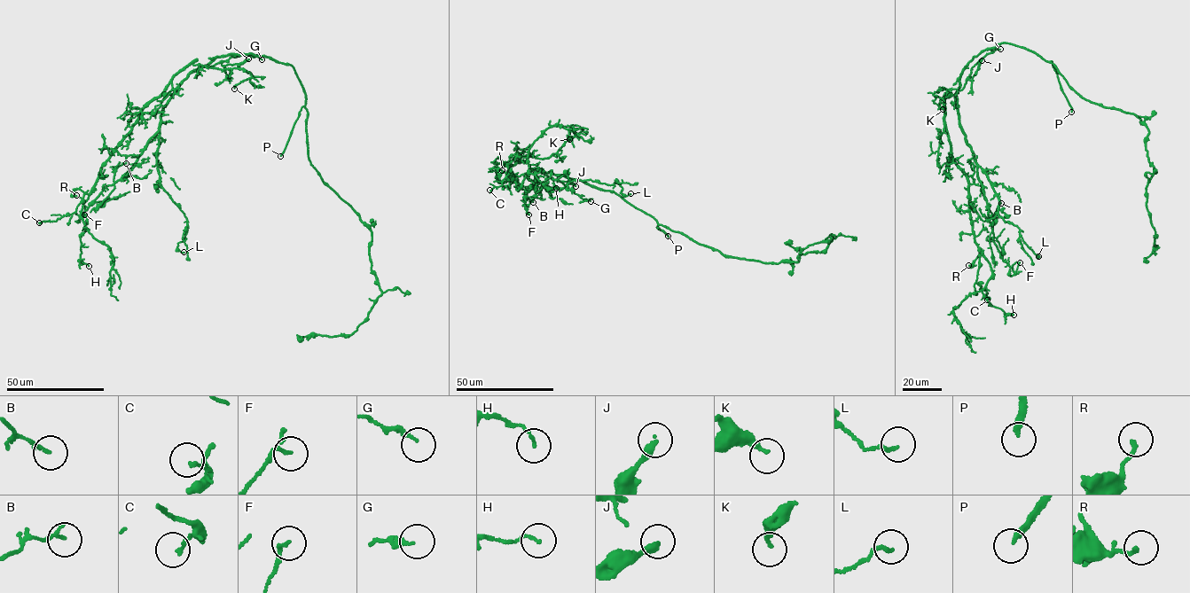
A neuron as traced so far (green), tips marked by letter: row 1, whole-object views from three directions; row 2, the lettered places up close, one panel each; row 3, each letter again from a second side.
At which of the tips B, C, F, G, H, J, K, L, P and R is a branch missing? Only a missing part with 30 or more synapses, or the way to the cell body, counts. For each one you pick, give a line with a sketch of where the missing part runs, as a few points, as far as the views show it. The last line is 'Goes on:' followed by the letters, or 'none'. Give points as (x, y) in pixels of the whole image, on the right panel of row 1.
P: course (1071, 112), (1068, 114), (1061, 132), (1069, 166), (1064, 185), (1055, 193), (1051, 228), (1044, 247), (1048, 254)
Goes on: P

